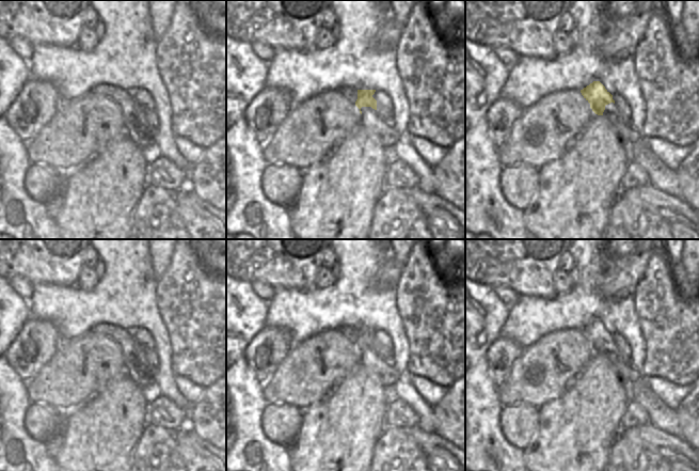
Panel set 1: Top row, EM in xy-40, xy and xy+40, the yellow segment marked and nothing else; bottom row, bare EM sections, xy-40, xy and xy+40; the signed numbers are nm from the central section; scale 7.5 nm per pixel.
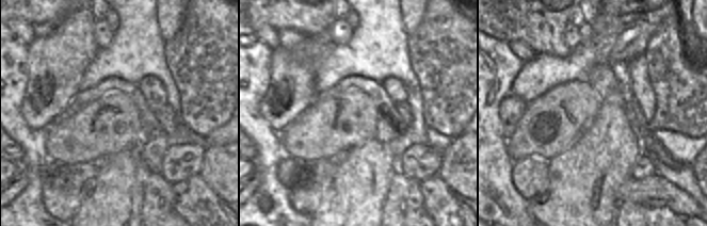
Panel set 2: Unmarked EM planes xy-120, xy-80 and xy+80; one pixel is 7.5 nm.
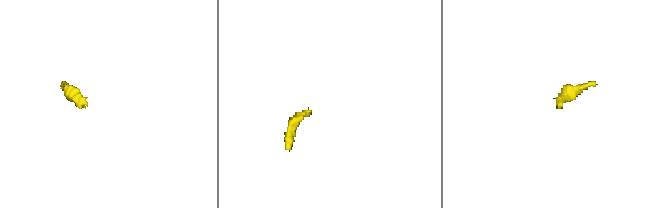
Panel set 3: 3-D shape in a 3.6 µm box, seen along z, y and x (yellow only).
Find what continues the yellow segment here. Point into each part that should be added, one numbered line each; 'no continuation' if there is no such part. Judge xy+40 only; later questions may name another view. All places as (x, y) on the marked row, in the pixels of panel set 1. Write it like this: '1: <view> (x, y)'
1: xy+40 (622, 108).

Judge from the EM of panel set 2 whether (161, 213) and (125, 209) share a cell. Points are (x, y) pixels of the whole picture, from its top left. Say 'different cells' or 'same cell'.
different cells

